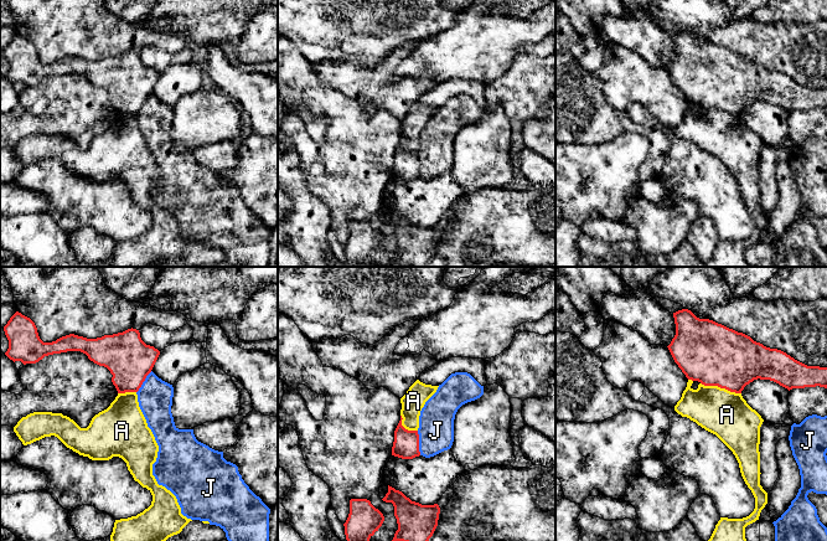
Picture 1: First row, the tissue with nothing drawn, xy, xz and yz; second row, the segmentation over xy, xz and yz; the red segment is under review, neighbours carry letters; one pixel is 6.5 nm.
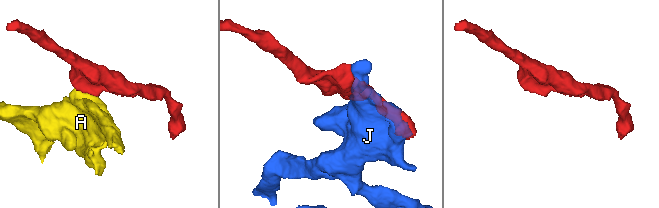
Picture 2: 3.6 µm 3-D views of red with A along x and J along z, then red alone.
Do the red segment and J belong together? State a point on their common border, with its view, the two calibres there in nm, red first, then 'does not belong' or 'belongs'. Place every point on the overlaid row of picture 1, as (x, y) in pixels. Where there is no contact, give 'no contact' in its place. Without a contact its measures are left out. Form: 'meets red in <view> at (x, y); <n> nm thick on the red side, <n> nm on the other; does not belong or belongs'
meets red in xz at (418, 443); 170 nm thick on the red side, 220 nm on the other; does not belong

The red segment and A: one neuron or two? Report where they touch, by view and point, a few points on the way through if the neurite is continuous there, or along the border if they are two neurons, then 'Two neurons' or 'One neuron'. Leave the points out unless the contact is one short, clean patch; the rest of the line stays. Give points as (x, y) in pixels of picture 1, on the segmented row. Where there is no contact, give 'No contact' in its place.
Touches red at yz (720, 387). Boundary: yz (701, 382), (740, 393). Two neurons

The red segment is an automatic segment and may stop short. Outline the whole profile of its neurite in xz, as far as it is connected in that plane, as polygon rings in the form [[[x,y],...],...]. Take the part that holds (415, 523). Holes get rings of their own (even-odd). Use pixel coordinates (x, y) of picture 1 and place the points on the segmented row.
[[[389,485],[382,500],[394,506],[398,530],[392,541],[429,541],[438,526],[440,514],[438,504],[422,505],[412,501]]]

